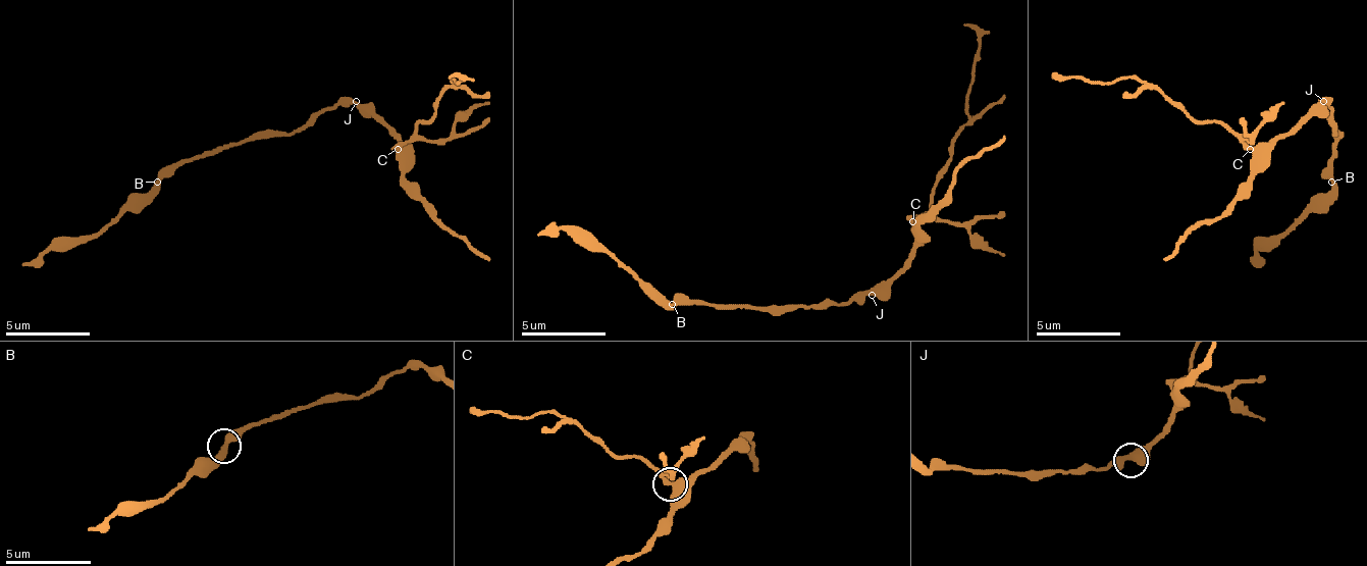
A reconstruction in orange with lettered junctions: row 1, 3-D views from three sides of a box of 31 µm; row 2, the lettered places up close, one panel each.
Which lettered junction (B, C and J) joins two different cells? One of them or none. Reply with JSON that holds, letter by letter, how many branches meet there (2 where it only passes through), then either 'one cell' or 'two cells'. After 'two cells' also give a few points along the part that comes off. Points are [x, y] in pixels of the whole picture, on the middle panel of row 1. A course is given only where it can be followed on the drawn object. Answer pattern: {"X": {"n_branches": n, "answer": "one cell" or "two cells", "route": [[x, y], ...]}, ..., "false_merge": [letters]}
{"B": {"n_branches": 2, "answer": "one cell"}, "C": {"n_branches": 2, "answer": "two cells", "route": [[913, 222], [931, 206], [939, 167], [968, 121], [964, 96], [974, 79], [978, 32], [964, 23]]}, "J": {"n_branches": 2, "answer": "one cell"}, "false_merge": ["C"]}

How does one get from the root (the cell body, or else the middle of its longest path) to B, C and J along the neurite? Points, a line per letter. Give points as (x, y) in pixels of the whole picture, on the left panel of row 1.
B: (330, 109), (318, 109), (288, 135), (250, 135), (238, 144), (224, 144), (212, 152), (178, 160), (157, 182)
C: (330, 109), (339, 105), (365, 105), (399, 139), (399, 148)
J: (330, 109), (356, 101)

